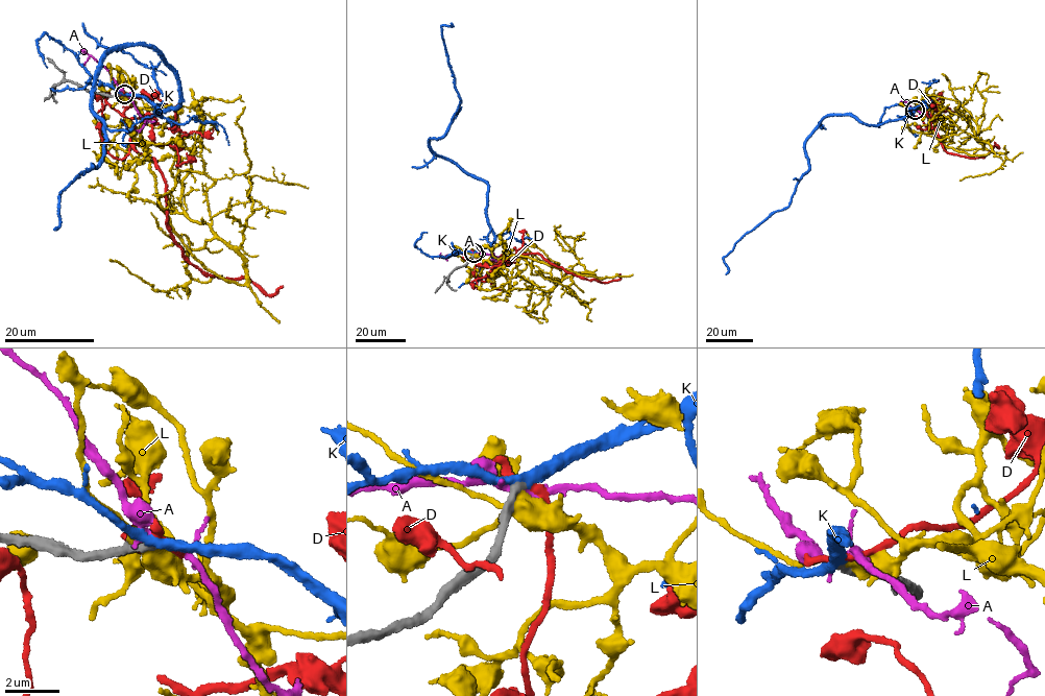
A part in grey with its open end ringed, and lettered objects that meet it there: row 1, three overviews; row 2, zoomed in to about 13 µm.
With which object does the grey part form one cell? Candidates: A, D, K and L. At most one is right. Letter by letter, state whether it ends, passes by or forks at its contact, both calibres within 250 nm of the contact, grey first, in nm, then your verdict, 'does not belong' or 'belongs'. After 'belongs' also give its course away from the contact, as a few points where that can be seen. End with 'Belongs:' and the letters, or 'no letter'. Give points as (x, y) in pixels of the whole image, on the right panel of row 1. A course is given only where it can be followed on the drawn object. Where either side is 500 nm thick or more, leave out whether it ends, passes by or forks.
A: it passes by | 340/240 nm | does not belong
D: it passes by | 320/240 nm | does not belong
K: it passes by | 320/340 nm | belongs | via (915, 111), (875, 125), (848, 115), (821, 120), (788, 206), (735, 243), (726, 274)
L: it passes by | 440/480 nm | does not belong
Belongs: K

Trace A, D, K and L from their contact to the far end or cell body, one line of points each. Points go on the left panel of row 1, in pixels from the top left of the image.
A: (123, 94), (146, 123), (139, 129), (127, 133)
D: (124, 93), (132, 102), (123, 115), (130, 145), (165, 182), (167, 225), (186, 259), (268, 294), (283, 285)
K: (122, 95), (158, 115), (180, 104), (156, 51), (106, 54), (102, 162), (63, 191), (54, 230)
L: (121, 94), (153, 110), (198, 102), (214, 237), (187, 255), (190, 280), (167, 291), (110, 260)

